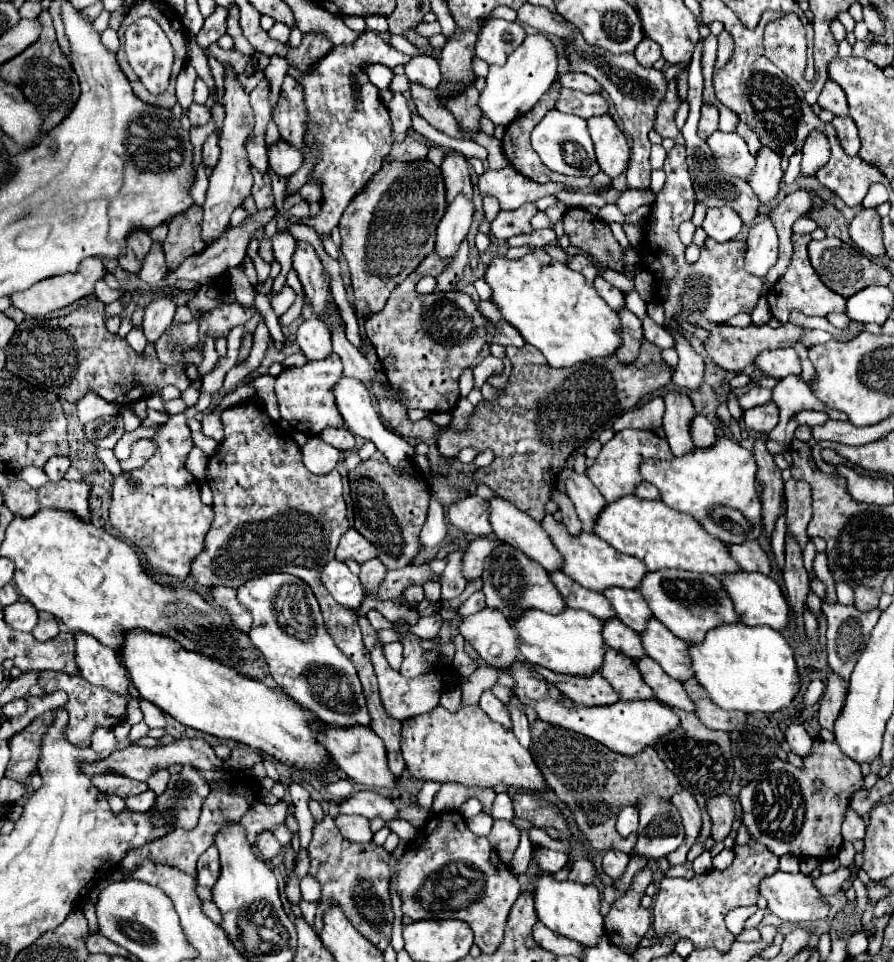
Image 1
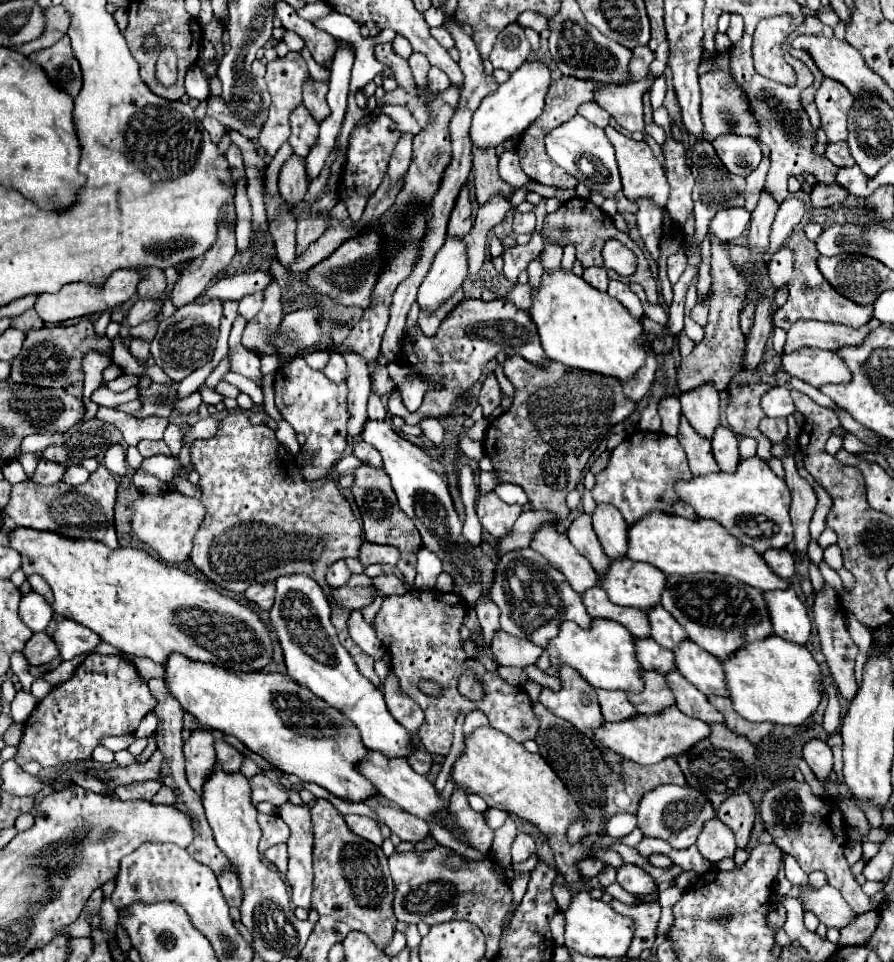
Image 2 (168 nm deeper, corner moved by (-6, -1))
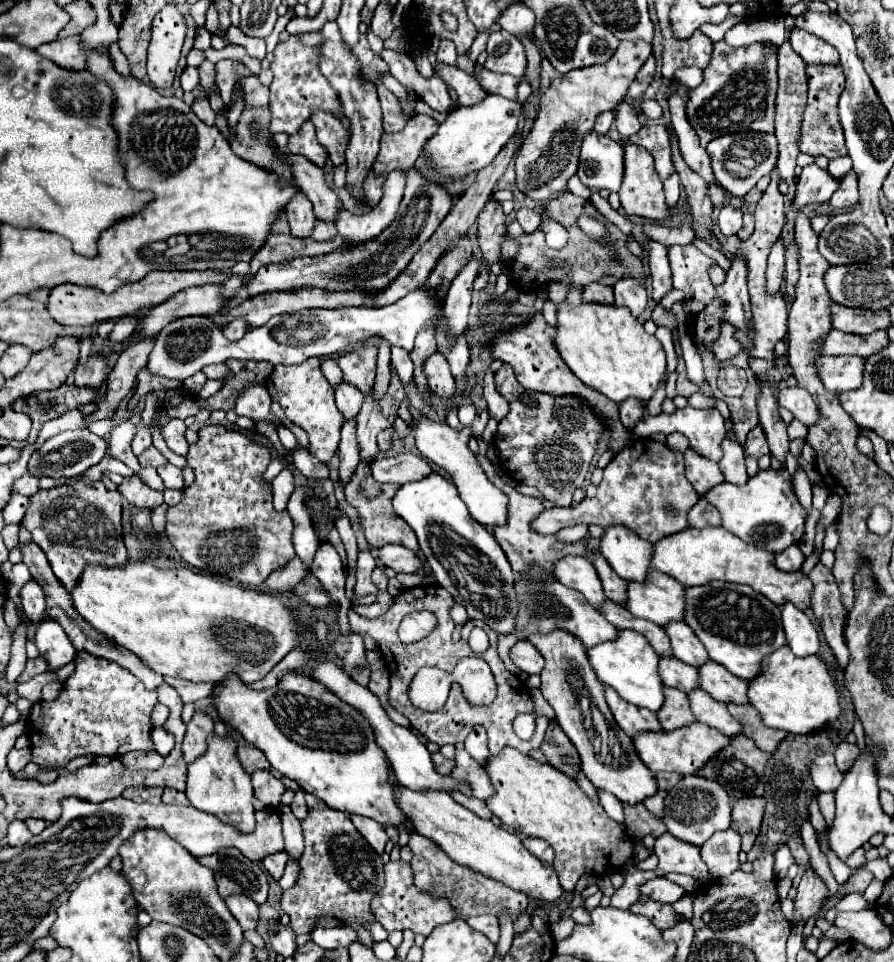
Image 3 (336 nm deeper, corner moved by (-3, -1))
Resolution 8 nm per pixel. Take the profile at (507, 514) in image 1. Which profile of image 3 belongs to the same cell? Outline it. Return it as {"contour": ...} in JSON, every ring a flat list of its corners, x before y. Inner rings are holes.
{"contour":[[567,555,553,563,553,575,567,587,583,593,583,597,593,605,599,607,605,601,605,593,601,581,597,577,595,567,587,557]]}

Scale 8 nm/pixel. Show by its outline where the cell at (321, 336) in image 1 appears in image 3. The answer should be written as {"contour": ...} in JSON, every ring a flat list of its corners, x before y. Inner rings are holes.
{"contour":[[341,381,335,387,335,401,339,411,345,415,345,419,357,417,359,409,361,409,361,401,363,401,363,393,357,393,357,389,353,389,353,385,349,385,347,381]]}

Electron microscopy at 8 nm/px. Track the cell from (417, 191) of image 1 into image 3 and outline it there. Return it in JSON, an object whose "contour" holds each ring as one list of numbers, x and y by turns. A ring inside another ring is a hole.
{"contour":[[367,341,359,349,339,355,337,363,343,371,343,379,359,387,363,393,367,393,373,387,373,379,375,379,377,345]]}

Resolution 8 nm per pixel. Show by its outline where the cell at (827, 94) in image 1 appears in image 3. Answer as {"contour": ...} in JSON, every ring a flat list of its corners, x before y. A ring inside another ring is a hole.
{"contour":[[809,65,807,75,809,75,809,99,807,99,807,107,803,115,803,125,801,125,799,149,809,155,825,155,827,159,847,155,843,129,837,117,837,101,845,87,843,69,833,65]]}

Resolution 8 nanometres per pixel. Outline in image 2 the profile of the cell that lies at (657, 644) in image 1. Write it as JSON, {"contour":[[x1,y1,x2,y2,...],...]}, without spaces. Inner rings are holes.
{"contour":[[684,641,680,647,676,647,674,655,676,655,678,671,694,687,698,687,706,695,728,697,730,691,726,687,724,667,716,657,712,657,708,651,700,649,692,641]]}

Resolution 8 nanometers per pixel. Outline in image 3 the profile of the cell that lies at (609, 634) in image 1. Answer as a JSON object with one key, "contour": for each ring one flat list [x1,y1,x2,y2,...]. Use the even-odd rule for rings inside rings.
{"contour":[[659,657,659,673,665,685,671,685,685,693,699,687,697,669,691,665,685,665,683,661,677,661,675,657]]}

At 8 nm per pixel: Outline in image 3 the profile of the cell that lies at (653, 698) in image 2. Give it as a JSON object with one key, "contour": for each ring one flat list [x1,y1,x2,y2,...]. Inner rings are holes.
{"contour":[[663,687,663,689,665,689,665,701,663,701,661,709,655,713,661,727,665,731,673,731,677,727,695,723,695,717,689,709,687,695,679,689,673,689,673,687]]}

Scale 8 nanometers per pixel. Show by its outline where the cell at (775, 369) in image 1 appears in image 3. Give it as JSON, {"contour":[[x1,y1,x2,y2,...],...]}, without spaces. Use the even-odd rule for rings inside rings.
{"contour":[[839,355,839,357,817,357,815,369,829,391,849,391,857,389,863,381,863,361,857,355]]}

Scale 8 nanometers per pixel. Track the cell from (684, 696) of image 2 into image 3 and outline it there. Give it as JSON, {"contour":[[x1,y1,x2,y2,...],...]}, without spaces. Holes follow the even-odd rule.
{"contour":[[693,689,687,693,687,697,689,697,689,705,693,709,693,715,699,723,705,723,725,735,739,735,741,733,741,725,731,717,725,703,715,701,703,689]]}

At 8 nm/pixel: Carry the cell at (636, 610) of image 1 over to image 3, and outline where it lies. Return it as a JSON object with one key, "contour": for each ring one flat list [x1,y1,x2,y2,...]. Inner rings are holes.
{"contour":[[669,621,669,625,665,625,663,629,671,641,673,655,683,663,699,667,709,659,701,641,693,635,693,631,683,621]]}

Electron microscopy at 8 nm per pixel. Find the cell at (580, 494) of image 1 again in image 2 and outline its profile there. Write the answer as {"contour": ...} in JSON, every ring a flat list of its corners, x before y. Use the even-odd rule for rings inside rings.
{"contour":[[598,505,592,515,594,531,610,559,624,559,628,555,628,523,612,505]]}

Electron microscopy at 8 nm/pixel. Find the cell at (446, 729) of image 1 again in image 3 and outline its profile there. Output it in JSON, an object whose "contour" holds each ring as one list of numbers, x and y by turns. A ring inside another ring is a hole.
{"contour":[[503,747,497,757,493,755,487,759,487,763,483,765,483,771,489,775,489,779,495,787,495,793,485,801,487,807,491,809,491,813,495,813,503,821,503,825,507,825,527,837,545,839,553,847,553,851,555,851,553,869,557,869,561,887,565,891,571,893,575,889,577,879,583,873,593,871,597,875,605,875,605,873,609,875,609,873,621,871,627,855,633,855,633,841,625,833,625,827,615,823,613,819,609,819,601,805,595,805,571,777,563,775,549,763,535,761,535,759,519,753,515,747]]}

